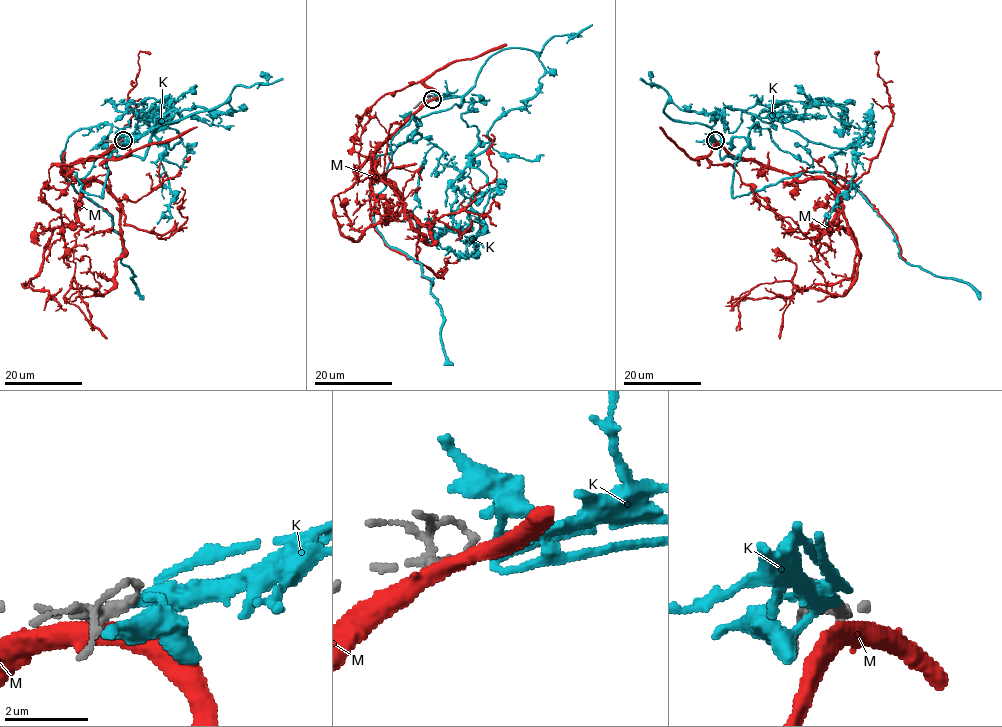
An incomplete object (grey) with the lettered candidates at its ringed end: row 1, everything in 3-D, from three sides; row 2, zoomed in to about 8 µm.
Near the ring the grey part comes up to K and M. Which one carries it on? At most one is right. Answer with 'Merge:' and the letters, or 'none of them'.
Merge: K

